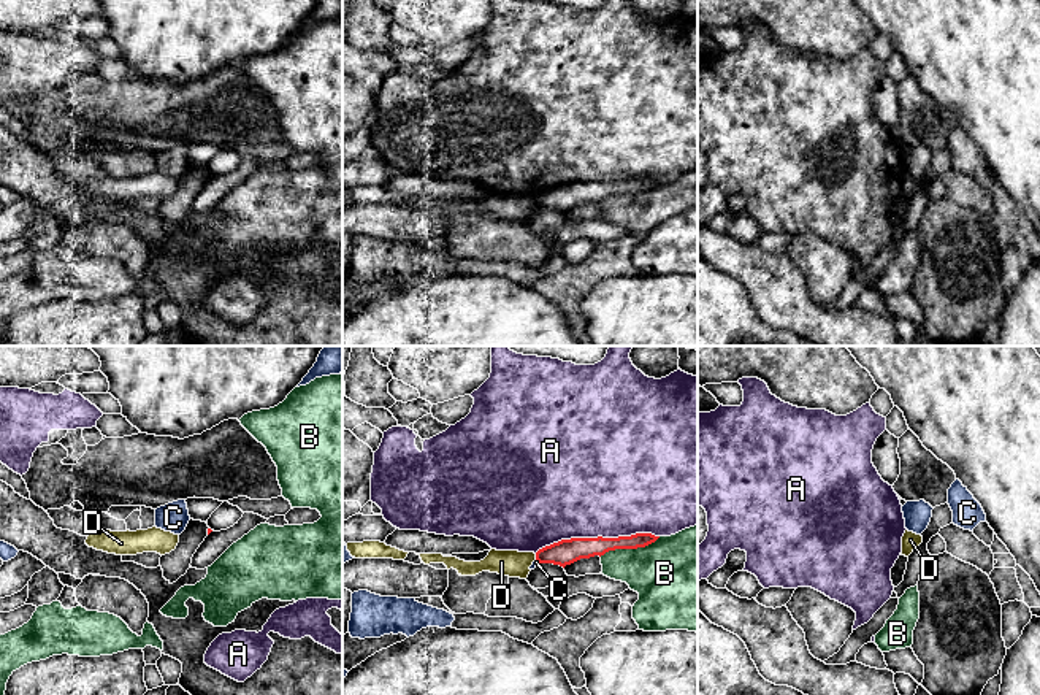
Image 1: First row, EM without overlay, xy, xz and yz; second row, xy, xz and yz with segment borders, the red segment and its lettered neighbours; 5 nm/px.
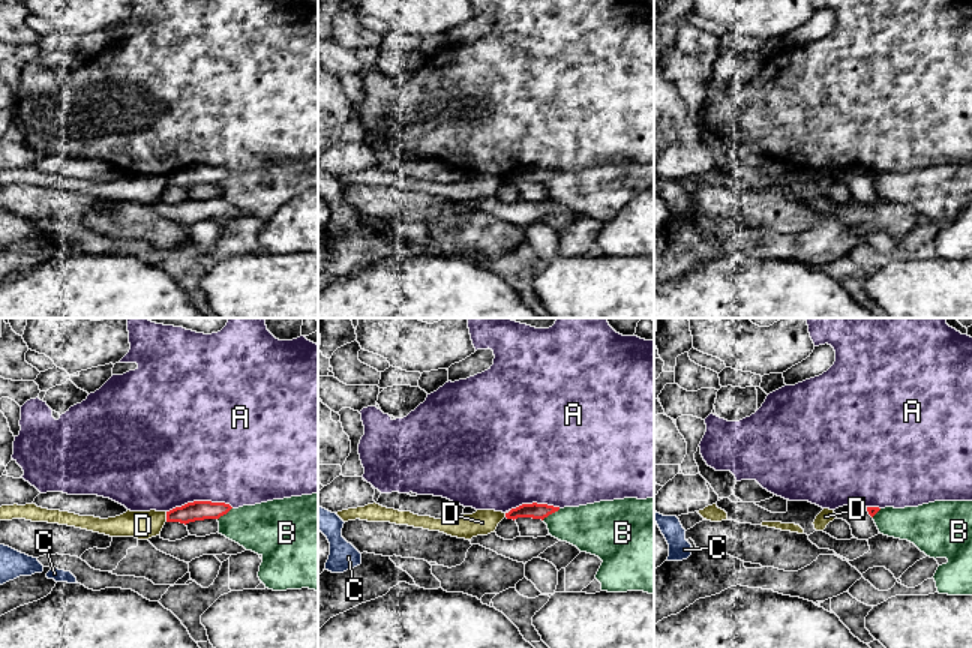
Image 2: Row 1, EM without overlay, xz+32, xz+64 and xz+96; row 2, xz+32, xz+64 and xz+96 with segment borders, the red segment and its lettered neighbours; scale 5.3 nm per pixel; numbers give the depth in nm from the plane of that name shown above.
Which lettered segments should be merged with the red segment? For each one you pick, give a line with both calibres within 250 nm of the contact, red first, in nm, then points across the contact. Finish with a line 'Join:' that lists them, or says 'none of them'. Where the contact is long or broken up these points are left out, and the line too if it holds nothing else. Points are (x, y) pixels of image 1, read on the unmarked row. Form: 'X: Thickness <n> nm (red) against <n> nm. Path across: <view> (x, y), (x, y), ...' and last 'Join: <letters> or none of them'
Join: none of them

